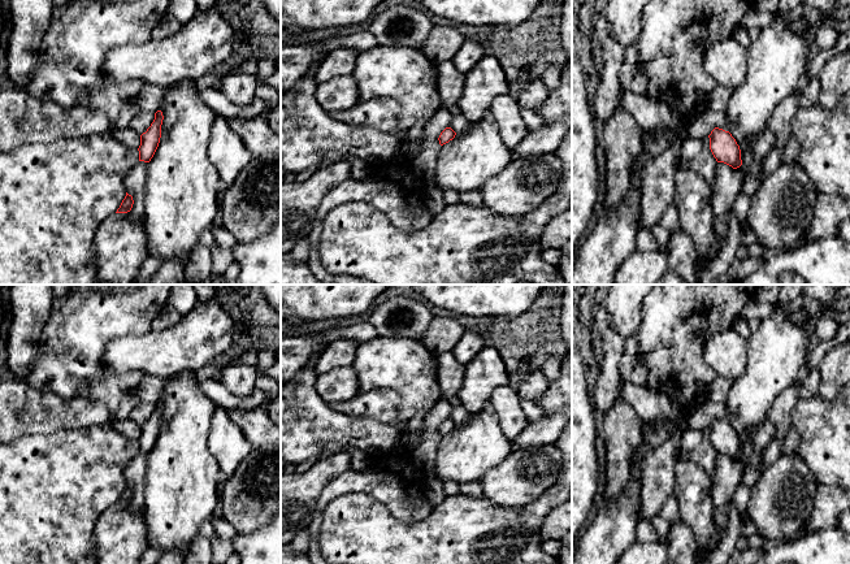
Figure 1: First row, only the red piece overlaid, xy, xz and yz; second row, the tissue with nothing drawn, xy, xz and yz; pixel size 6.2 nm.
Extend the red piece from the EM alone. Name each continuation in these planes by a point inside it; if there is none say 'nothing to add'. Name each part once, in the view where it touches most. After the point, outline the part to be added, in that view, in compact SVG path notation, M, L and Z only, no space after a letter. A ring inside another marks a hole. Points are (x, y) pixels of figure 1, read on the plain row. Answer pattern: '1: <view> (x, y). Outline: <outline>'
nothing to add

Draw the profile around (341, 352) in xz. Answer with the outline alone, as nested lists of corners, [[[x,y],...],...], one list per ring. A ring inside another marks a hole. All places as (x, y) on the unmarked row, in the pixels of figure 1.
[[[343,338],[330,342],[316,359],[316,373],[322,374],[338,366],[352,366],[359,344],[354,339]]]

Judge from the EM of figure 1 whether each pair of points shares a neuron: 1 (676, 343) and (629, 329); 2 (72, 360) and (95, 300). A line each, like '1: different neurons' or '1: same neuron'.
1: different neurons
2: same neuron

